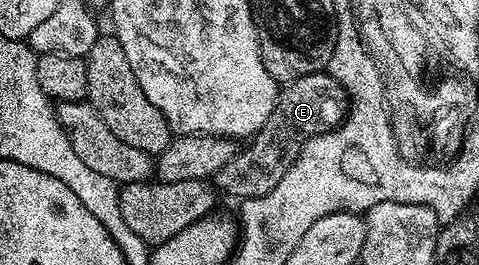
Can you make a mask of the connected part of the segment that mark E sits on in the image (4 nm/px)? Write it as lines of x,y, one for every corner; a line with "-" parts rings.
328,72
303,75
303,79
282,84
267,123
263,123
261,130
253,134
246,149
244,146
235,155
235,159
227,163
227,167
221,168
213,176
212,184
224,196
226,193
241,201
256,199
267,195
267,191
275,191
275,183
287,175
291,163
295,163
301,154
301,148
312,137
330,133
337,128
344,121
348,108
349,98
345,96
343,87

